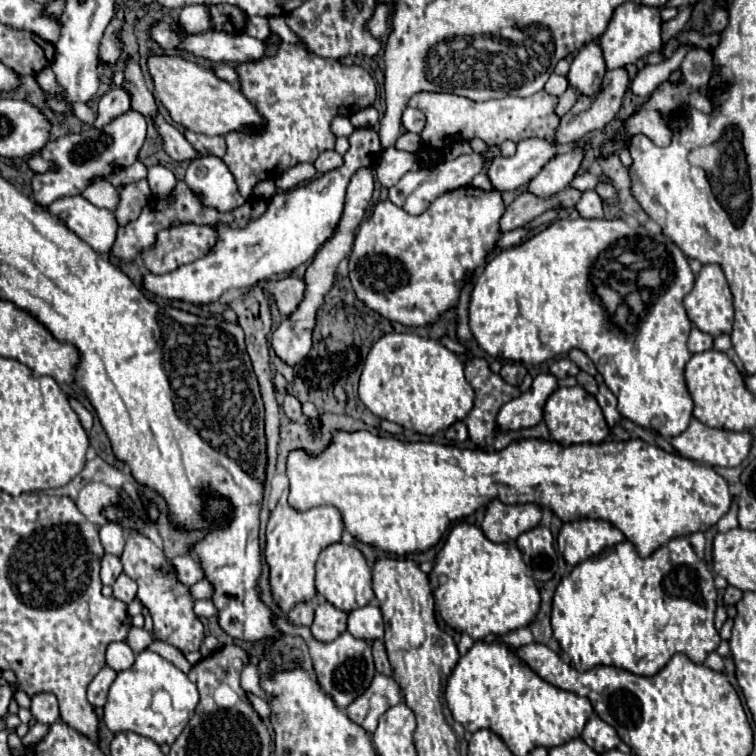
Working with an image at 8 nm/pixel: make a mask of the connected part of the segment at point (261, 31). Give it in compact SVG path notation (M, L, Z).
M254 16L254 18L248 18L248 20L246 20L246 28L244 28L244 32L246 32L248 36L258 38L258 40L266 40L266 36L270 34L270 28L268 28L266 18L262 18L262 16Z

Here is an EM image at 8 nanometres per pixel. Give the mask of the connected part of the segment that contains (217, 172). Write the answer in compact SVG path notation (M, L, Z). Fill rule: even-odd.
M216 156L192 160L186 170L184 182L204 206L218 212L232 212L246 202L240 196L228 166L222 162L222 158Z

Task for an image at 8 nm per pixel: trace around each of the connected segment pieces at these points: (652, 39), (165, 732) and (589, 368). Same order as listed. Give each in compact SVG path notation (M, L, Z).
M624 2L622 6L616 8L606 32L600 36L600 48L604 52L606 68L624 68L640 58L646 58L654 52L662 52L664 40L662 40L662 18L660 18L660 8L644 6L644 4L634 4L634 2Z
M142 650L140 654L136 654L134 666L130 670L118 672L116 680L112 682L112 686L108 690L108 700L106 700L106 706L104 706L106 726L112 732L136 732L140 736L152 738L156 744L172 744L180 736L180 732L184 730L184 726L188 722L188 716L192 712L186 710L184 720L170 726L166 722L166 716L162 716L162 714L158 714L150 708L152 696L154 696L154 708L168 708L170 698L172 700L196 700L198 702L198 690L182 670L178 670L174 664L164 660L160 654L156 654L152 650Z
M572 350L568 356L570 356L570 360L572 360L580 370L588 372L590 376L596 376L596 374L598 374L598 372L596 372L596 366L592 364L592 360L588 360L588 356L586 356L582 350Z

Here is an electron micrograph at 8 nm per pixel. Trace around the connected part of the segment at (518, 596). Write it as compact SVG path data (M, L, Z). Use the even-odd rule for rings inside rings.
M468 522L450 530L430 572L430 586L444 622L466 632L472 640L488 634L502 636L528 626L540 608L540 592L516 544L494 544L478 526Z

